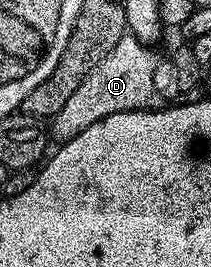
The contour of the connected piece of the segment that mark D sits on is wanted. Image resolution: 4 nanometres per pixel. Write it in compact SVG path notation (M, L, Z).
M128 33L109 49L106 57L99 62L77 85L73 97L65 101L65 109L57 113L53 120L56 140L66 141L77 137L89 125L101 121L101 117L109 117L113 113L125 113L126 111L158 111L164 106L165 100L159 92L159 83L155 80L155 55L148 44L136 39Z

